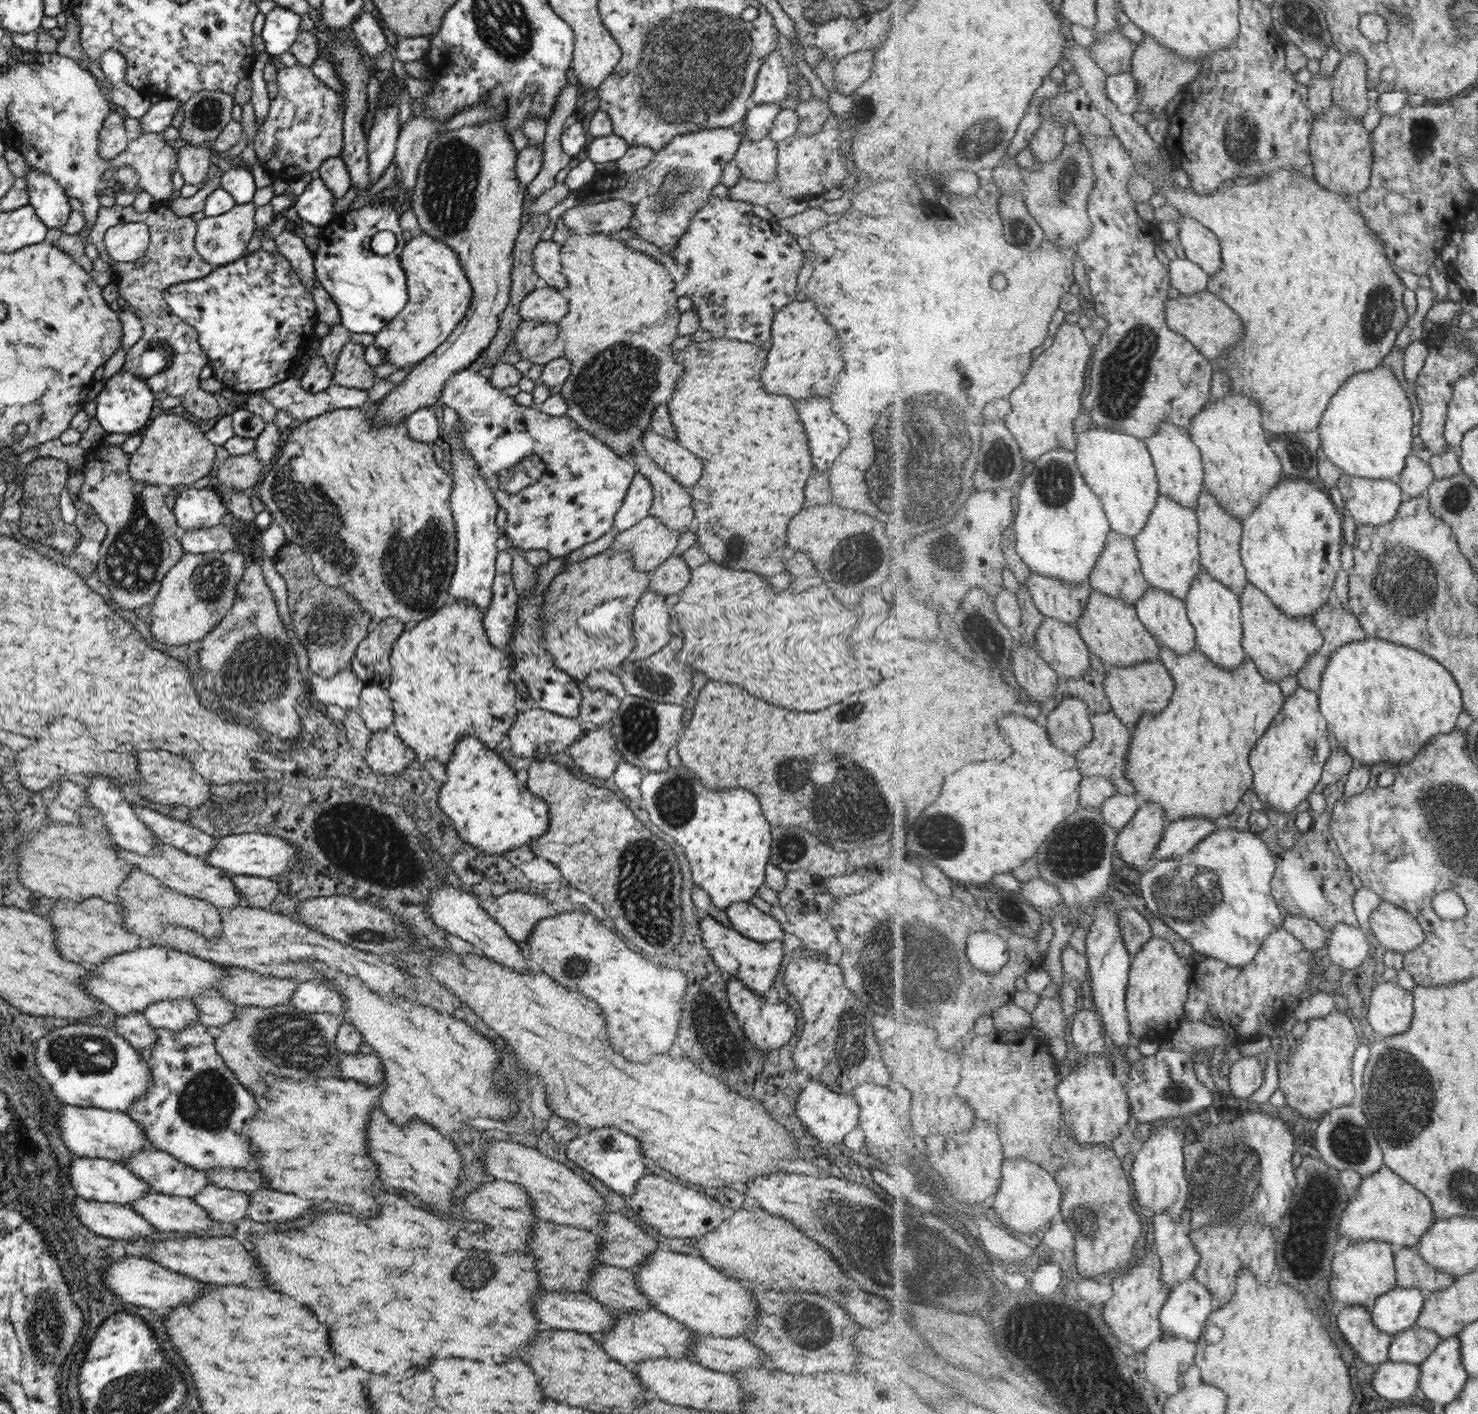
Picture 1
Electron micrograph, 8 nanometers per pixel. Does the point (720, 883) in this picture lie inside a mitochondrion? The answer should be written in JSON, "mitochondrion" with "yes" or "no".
{"mitochondrion":"no"}

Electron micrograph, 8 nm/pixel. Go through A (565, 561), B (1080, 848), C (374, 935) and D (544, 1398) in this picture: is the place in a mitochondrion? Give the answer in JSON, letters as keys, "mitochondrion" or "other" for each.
{"A":"other","B":"mitochondrion","C":"mitochondrion","D":"other"}

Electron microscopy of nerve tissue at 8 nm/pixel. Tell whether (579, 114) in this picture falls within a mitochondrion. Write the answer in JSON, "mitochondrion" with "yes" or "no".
{"mitochondrion":"no"}

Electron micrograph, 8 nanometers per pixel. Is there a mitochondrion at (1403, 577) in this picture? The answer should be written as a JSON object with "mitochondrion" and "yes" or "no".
{"mitochondrion":"yes"}

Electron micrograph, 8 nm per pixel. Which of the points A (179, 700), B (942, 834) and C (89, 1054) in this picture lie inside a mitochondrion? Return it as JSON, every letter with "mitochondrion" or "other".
{"A":"other","B":"mitochondrion","C":"mitochondrion"}

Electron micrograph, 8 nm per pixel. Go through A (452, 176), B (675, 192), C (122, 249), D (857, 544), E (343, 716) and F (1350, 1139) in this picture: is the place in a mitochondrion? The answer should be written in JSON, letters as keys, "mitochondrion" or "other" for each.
{"A":"mitochondrion","B":"mitochondrion","C":"other","D":"mitochondrion","E":"other","F":"mitochondrion"}

